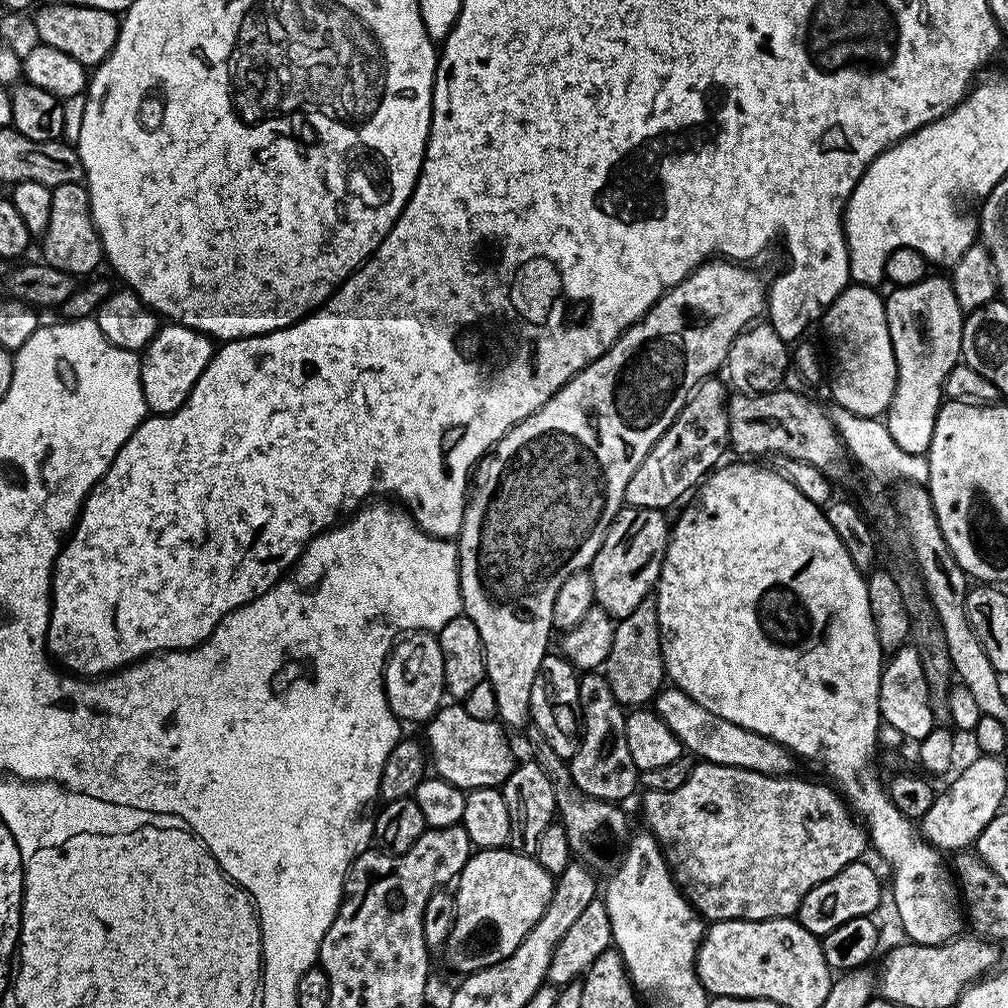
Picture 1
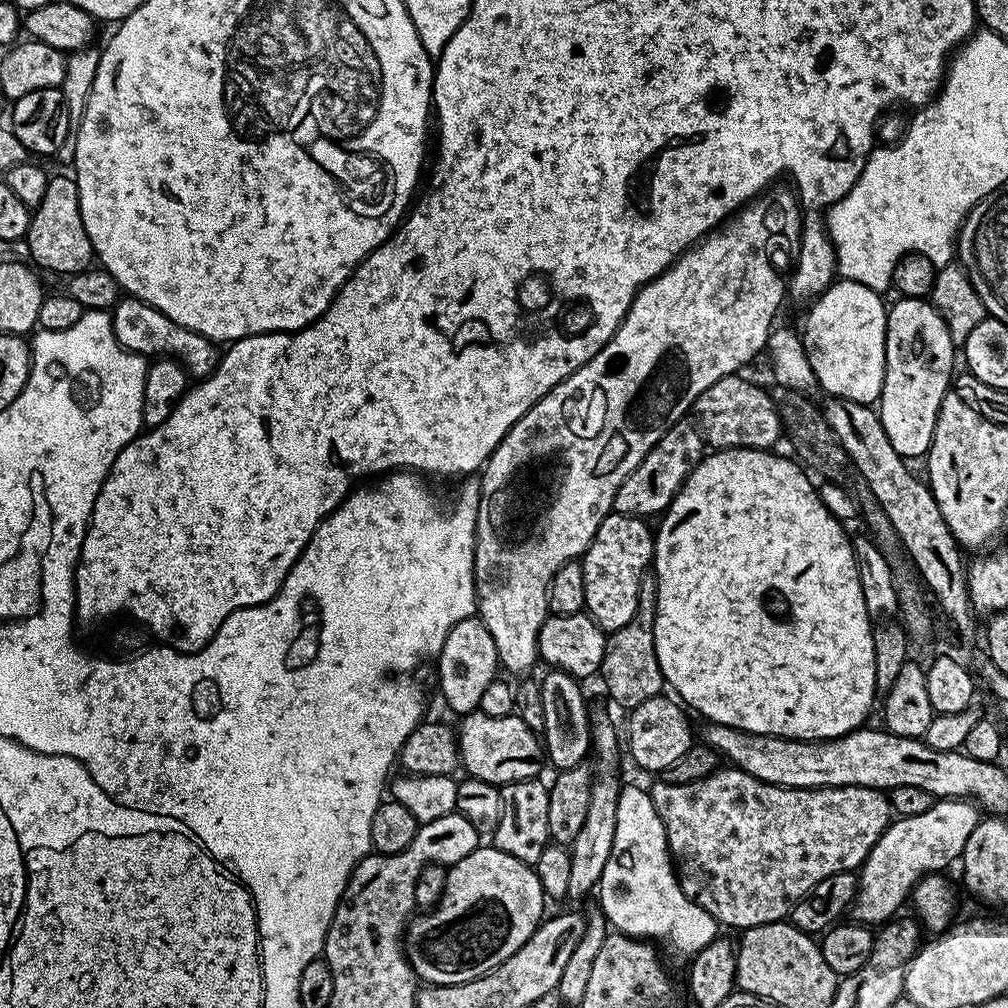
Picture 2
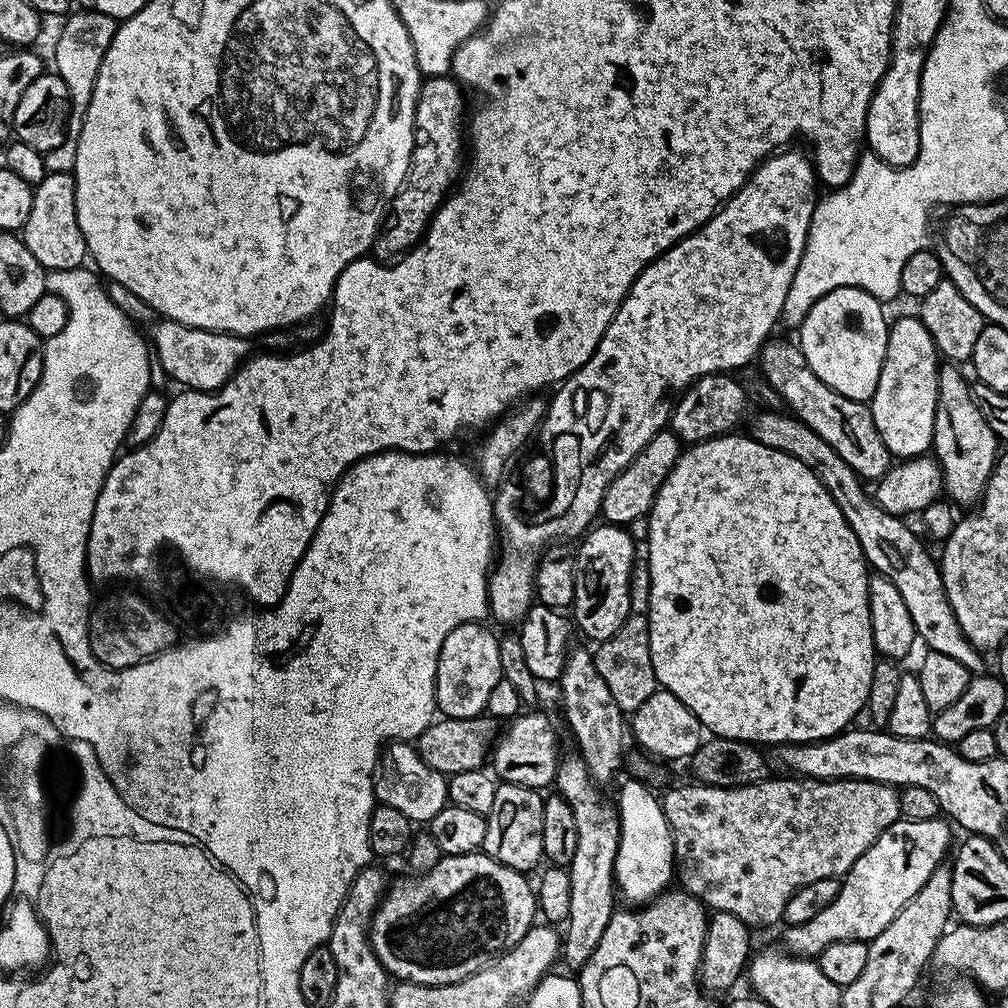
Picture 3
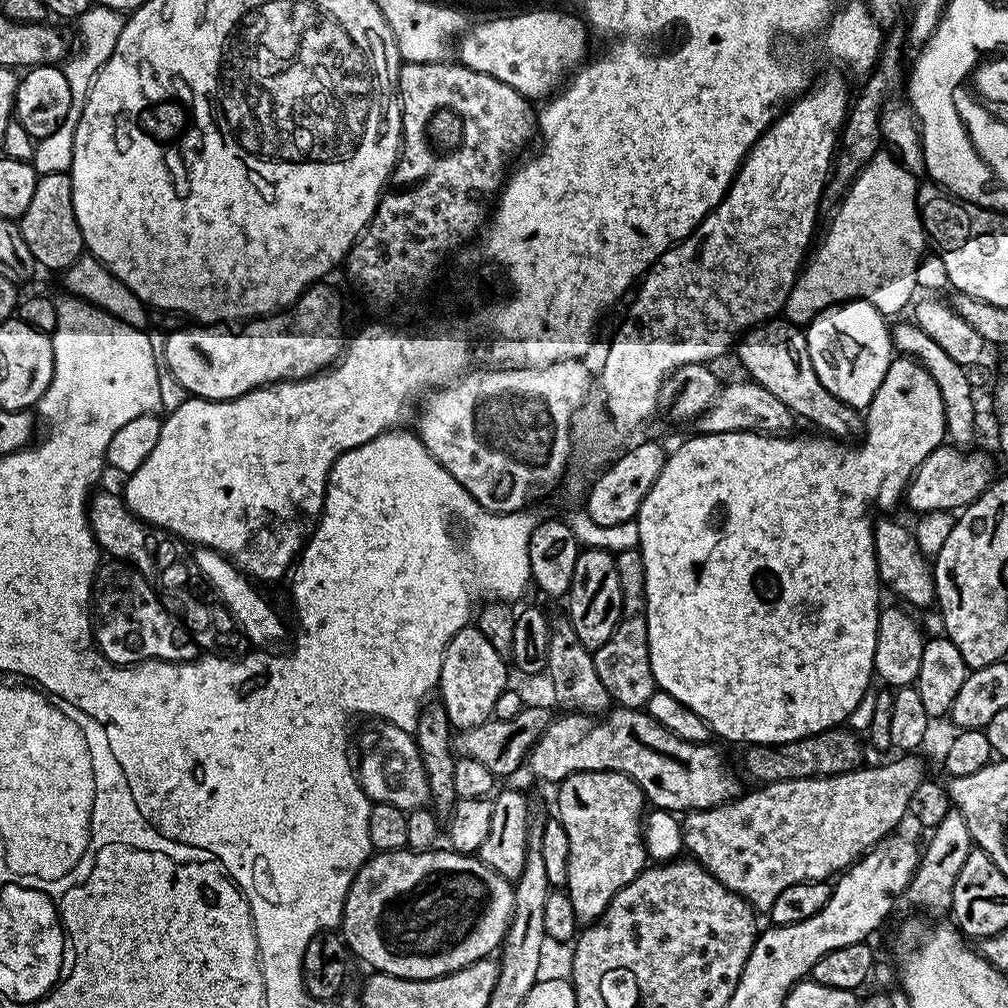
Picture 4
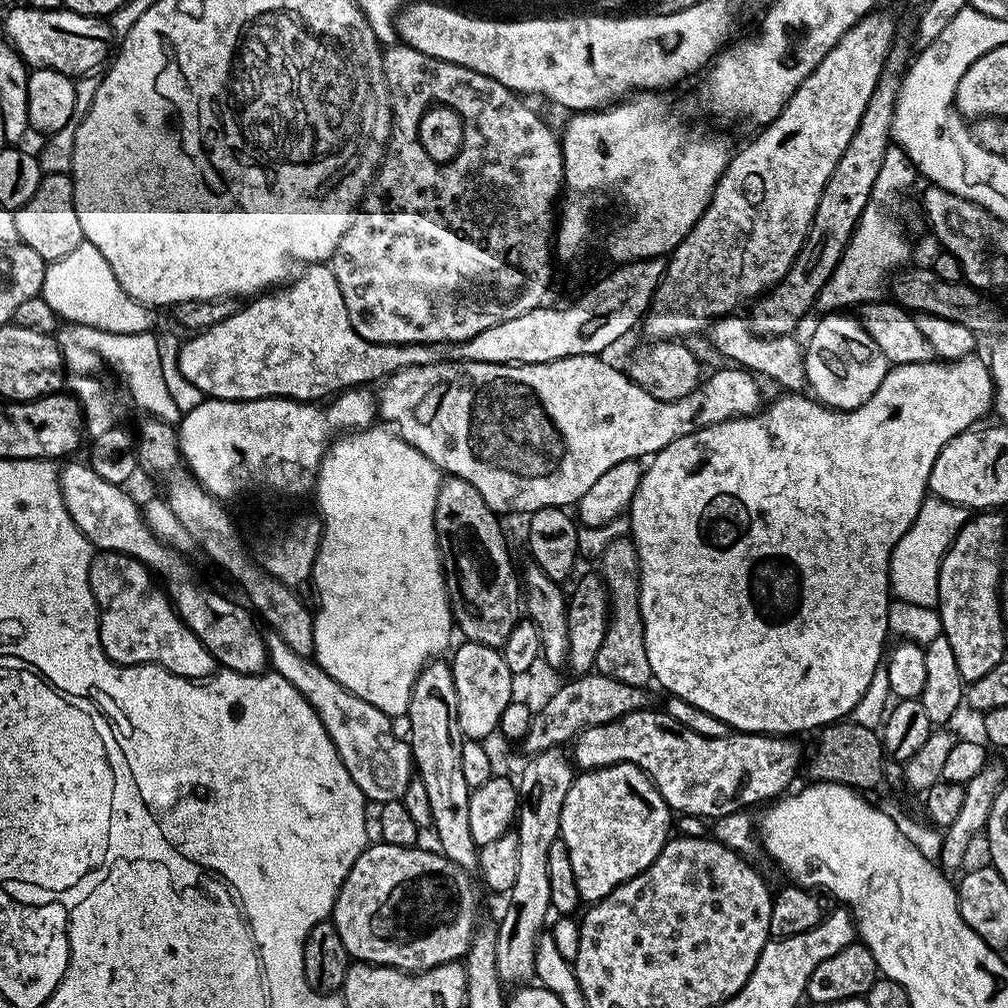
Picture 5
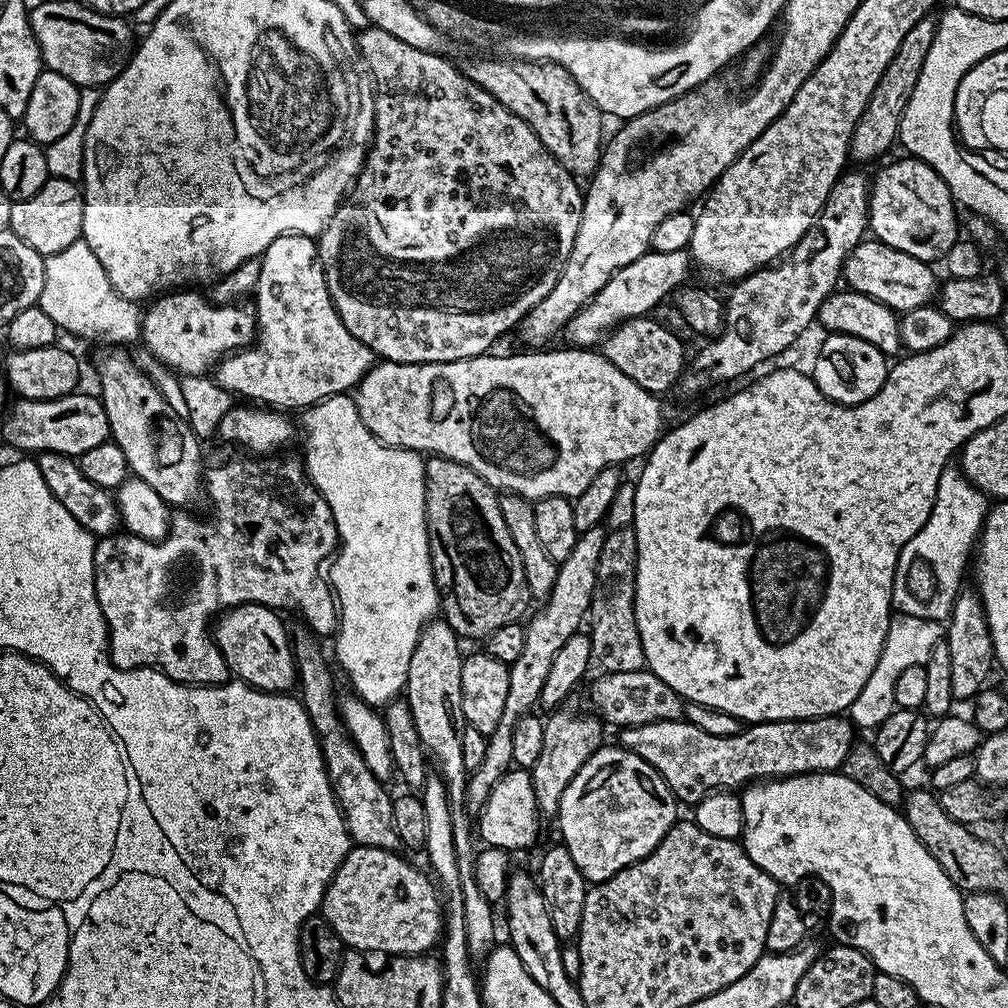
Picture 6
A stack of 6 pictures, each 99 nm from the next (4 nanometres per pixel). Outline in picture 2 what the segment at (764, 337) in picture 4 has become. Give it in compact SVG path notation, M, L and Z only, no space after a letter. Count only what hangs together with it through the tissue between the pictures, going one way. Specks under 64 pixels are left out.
M828 398L825 401L822 404L825 422L835 434L837 442L858 466L859 473L866 478L874 497L890 518L935 607L940 607L948 615L949 622L962 635L970 635L976 624L972 621L974 613L968 597L966 560L960 557L962 549L956 543L950 526L946 526L946 518L942 518L942 510L938 510L932 489L904 465L907 464L905 457L900 456L894 446L890 446L890 438L886 438L886 430L875 407L839 398Z

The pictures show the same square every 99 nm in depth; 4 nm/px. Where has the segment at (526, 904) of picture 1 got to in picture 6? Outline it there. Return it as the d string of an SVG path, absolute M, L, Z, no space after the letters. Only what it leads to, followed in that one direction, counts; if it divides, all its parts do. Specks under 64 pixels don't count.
M353 846L333 874L324 895L322 915L340 935L349 949L357 952L389 952L392 956L415 956L435 949L444 931L442 893L433 877L423 867L415 868L400 857L399 851Z

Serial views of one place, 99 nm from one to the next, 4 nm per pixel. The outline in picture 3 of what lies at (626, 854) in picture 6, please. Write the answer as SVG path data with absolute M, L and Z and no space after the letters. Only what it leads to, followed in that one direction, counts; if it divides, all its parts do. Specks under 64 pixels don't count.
M572 754L572 756L565 755L561 759L560 764L556 767L556 778L554 781L554 788L558 795L563 798L564 801L570 806L570 810L574 810L574 822L578 826L578 850L574 854L571 864L567 865L568 873L570 874L570 914L568 915L566 921L566 929L568 928L568 936L566 932L566 939L562 944L562 964L568 968L573 968L573 970L579 970L584 967L584 963L590 958L590 954L594 954L594 946L598 946L598 938L602 938L602 933L606 930L606 922L610 922L612 913L614 911L614 905L612 905L612 896L614 900L614 877L616 874L616 855L618 854L618 842L620 841L620 817L618 815L617 809L612 808L610 805L604 801L604 796L602 793L601 785L597 784L595 780L592 779L590 773L588 773L587 766L584 765L584 761L580 759L579 755Z

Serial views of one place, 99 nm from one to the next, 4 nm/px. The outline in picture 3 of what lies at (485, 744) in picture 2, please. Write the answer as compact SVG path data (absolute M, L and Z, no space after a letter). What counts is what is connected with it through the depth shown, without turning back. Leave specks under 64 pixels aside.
M528 710L515 717L497 739L490 753L490 768L492 764L491 771L497 781L521 784L537 790L544 790L547 784L549 787L555 781L556 767L562 759L560 740L556 737L555 726L542 713L536 711L540 710Z

